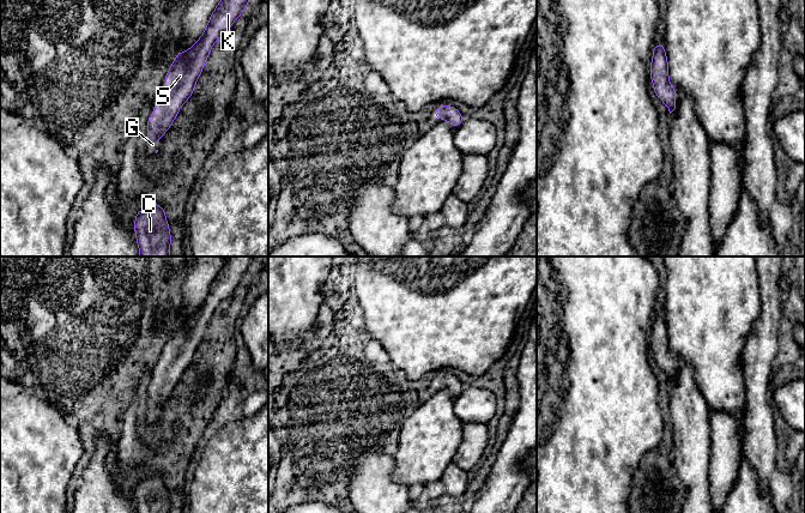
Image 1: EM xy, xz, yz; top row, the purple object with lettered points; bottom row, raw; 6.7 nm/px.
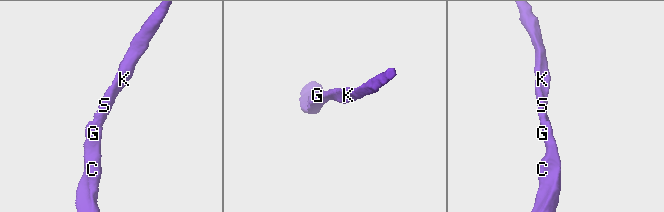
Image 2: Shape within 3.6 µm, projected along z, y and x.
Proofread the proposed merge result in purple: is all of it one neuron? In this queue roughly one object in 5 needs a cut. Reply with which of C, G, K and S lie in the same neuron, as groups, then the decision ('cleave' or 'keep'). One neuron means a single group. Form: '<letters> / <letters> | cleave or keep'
C G K S | keep

